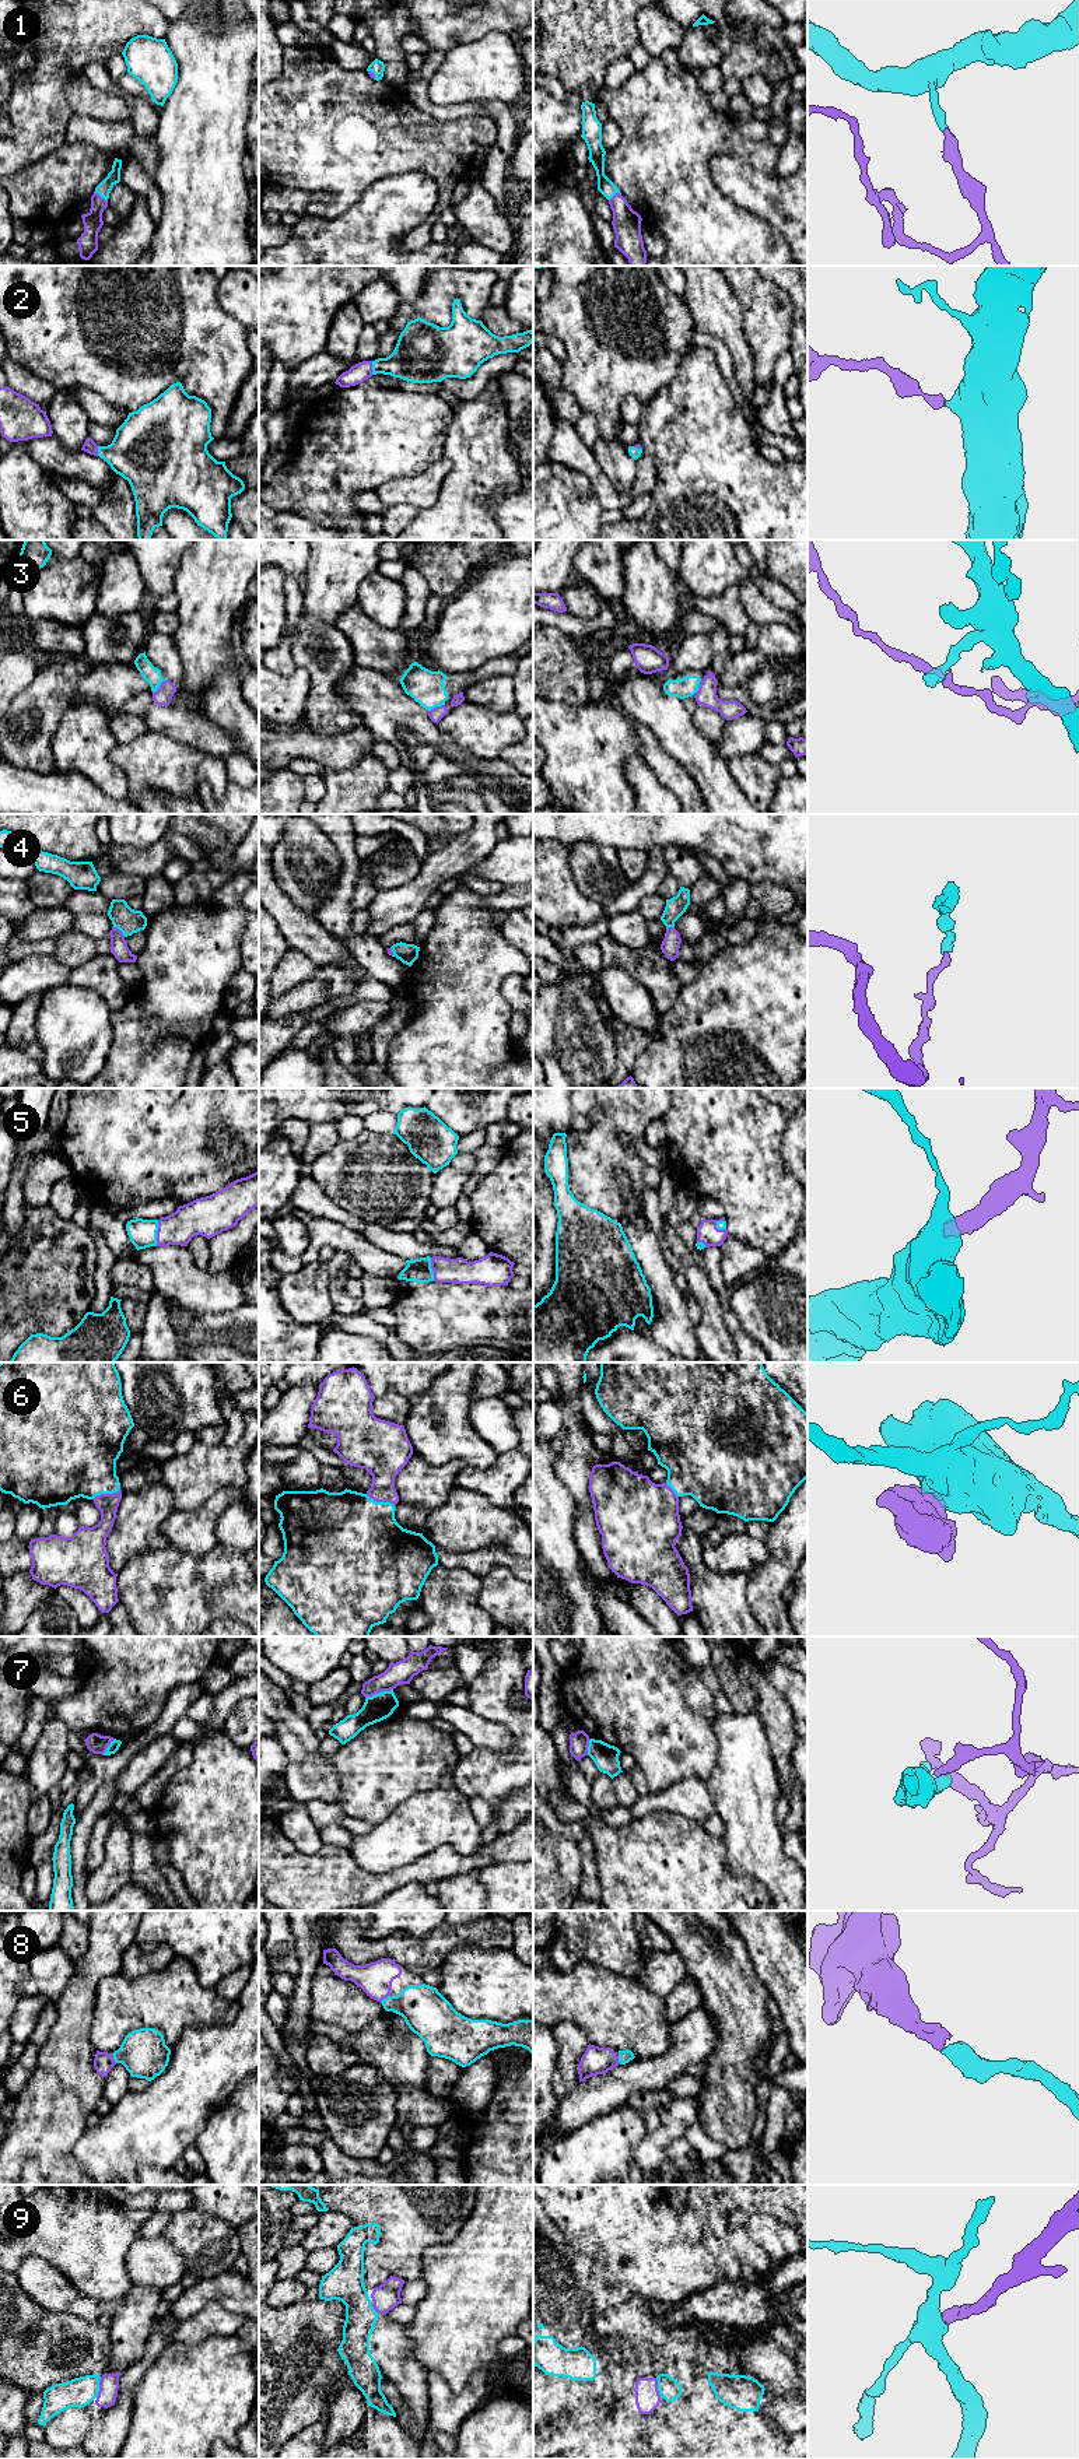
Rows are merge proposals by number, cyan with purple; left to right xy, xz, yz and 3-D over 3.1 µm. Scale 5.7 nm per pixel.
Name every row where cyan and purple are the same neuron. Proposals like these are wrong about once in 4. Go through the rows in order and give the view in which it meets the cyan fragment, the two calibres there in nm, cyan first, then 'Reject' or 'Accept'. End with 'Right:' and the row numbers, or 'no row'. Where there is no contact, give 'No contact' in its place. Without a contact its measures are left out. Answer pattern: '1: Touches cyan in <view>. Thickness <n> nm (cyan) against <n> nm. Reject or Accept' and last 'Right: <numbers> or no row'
1: Touches cyan in xy. Thickness 80 nm (cyan) against 110 nm. Accept
2: Touches cyan in xz. Thickness 260 nm (cyan) against 110 nm. Accept
3: Touches cyan in xy. Thickness 100 nm (cyan) against 100 nm. Reject
4: Touches cyan in xy. Thickness 150 nm (cyan) against 100 nm. Reject
5: Touches cyan in xy. Thickness 160 nm (cyan) against 190 nm. Accept
6: Touches cyan in xz. Thickness 500 nm (cyan) against 220 nm. Accept
7: Touches cyan in xz. Thickness 150 nm (cyan) against 140 nm. Reject
8: Touches cyan in xy. Thickness 280 nm (cyan) against 110 nm. Accept
9: Touches cyan in xy. Thickness 170 nm (cyan) against 110 nm. Reject
Right: 1, 2, 5, 6, 8

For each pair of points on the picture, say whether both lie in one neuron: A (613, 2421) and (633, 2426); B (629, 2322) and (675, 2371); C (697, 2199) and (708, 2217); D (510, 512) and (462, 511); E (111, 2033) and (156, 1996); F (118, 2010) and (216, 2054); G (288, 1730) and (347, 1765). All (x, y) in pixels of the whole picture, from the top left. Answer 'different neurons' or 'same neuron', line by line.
A: same neuron
B: different neurons
C: same neuron
D: different neurons
E: same neuron
F: different neurons
G: different neurons

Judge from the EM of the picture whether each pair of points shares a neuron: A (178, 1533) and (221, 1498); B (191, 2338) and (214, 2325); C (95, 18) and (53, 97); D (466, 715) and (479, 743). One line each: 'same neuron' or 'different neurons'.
A: same neuron
B: same neuron
C: same neuron
D: same neuron

